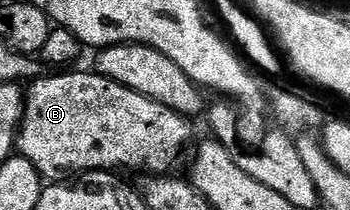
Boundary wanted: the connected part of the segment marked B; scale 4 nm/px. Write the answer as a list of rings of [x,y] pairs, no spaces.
[[[69,71],[64,74],[65,81],[49,81],[50,79],[38,79],[32,84],[28,86],[27,92],[25,93],[25,113],[22,115],[22,121],[20,123],[20,128],[17,130],[17,138],[16,138],[16,152],[20,154],[22,157],[26,157],[30,161],[30,163],[36,167],[37,170],[42,175],[42,178],[45,179],[53,179],[56,177],[53,177],[56,175],[56,173],[65,173],[68,171],[68,169],[142,169],[142,174],[145,175],[169,175],[174,172],[173,169],[177,165],[177,160],[181,157],[181,152],[184,151],[185,148],[189,145],[189,140],[193,137],[193,129],[191,126],[190,118],[184,117],[181,113],[176,113],[175,111],[171,111],[171,107],[163,107],[163,103],[155,103],[151,99],[147,99],[143,95],[139,95],[135,91],[131,91],[127,87],[123,87],[118,83],[118,81],[112,81],[109,77],[103,77],[100,73],[96,71],[90,71],[90,73],[73,73],[77,71]]]

